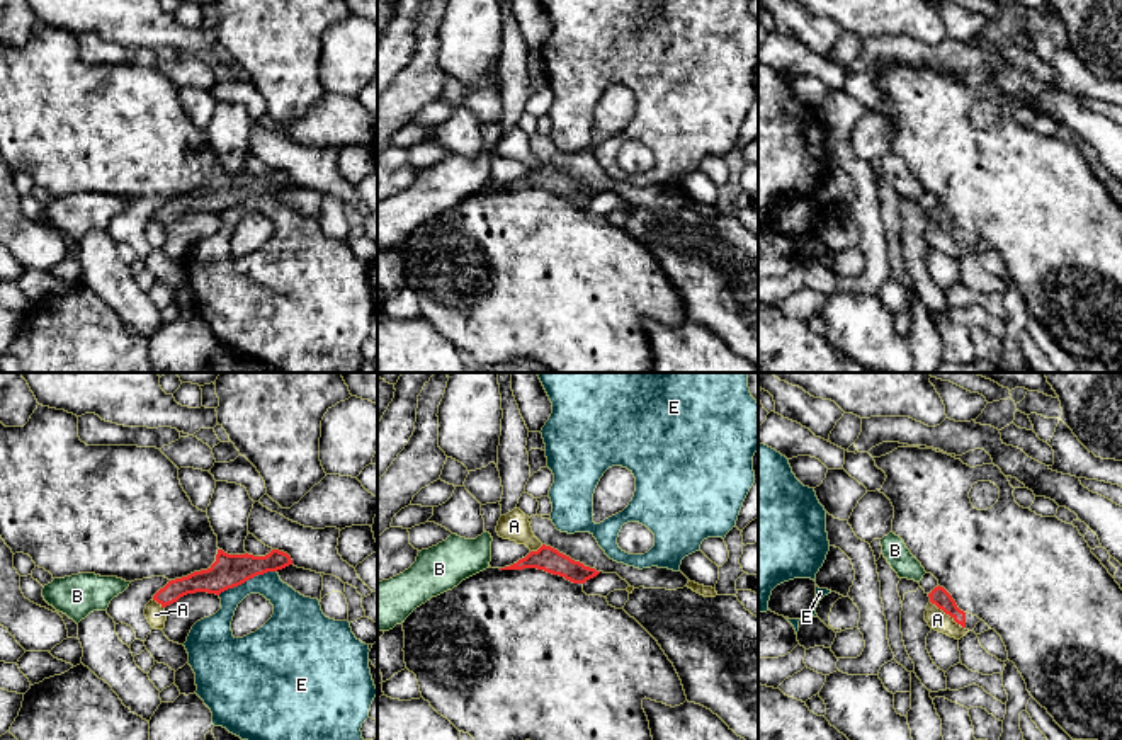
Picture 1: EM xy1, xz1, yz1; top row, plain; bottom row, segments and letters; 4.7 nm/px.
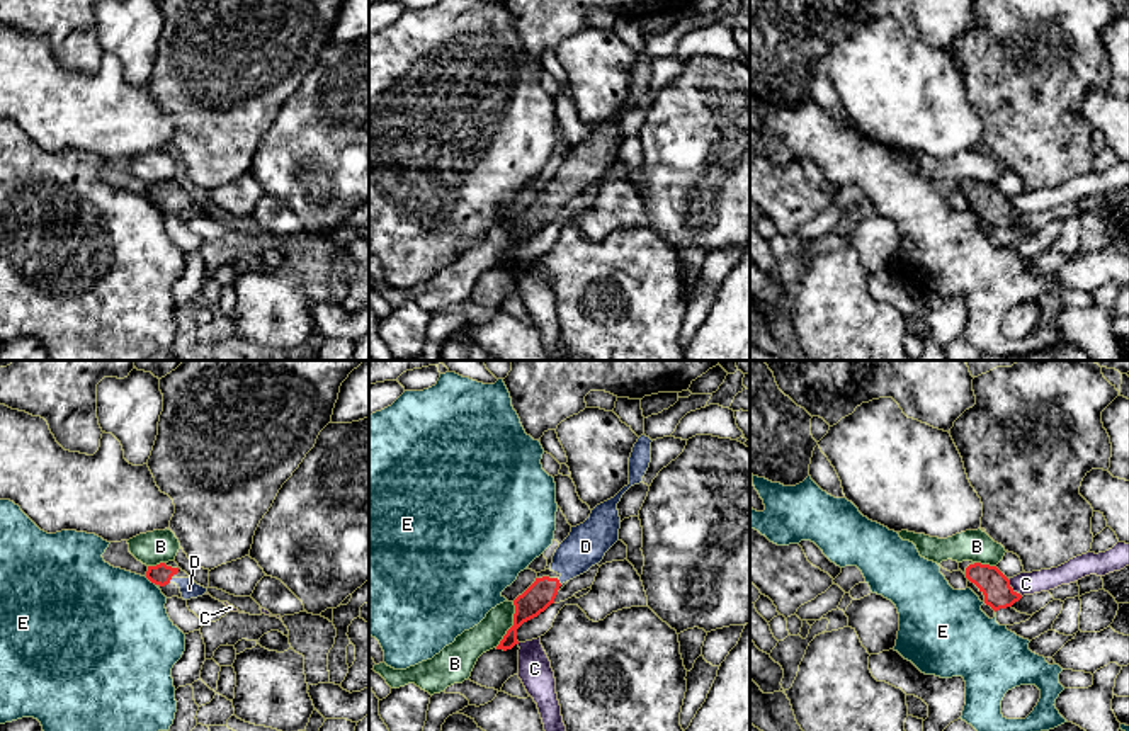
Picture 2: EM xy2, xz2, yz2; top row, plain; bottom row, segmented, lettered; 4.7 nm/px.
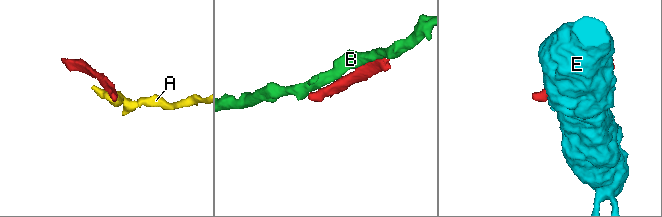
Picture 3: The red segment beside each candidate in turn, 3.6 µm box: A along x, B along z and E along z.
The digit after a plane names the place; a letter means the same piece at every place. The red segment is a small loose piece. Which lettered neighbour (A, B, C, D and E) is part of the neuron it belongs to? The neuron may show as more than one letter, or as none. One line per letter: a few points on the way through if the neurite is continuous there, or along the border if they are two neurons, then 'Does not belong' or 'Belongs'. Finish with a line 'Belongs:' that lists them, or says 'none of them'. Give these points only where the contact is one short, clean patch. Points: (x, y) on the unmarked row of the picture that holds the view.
A: Boundary: yz1 (930, 220), (964, 247). Does not belong
B: Does not belong
C: Boundary: yz2 (1007, 198), (1022, 215). Does not belong
D: Path across: xz2 (541, 213), (558, 201), (585, 165). Belongs
E: Does not belong
Belongs: D

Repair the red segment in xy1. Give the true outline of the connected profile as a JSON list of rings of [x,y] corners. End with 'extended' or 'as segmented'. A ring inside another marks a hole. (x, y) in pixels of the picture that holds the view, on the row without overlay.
[[[218,168],[216,180],[207,189],[170,199],[153,214],[153,219],[162,226],[167,226],[187,213],[207,211],[219,214],[257,194],[277,191],[289,184],[292,184],[291,175],[279,168],[272,168],[265,175],[253,175],[248,172],[228,174],[223,168]]]; as segmented

